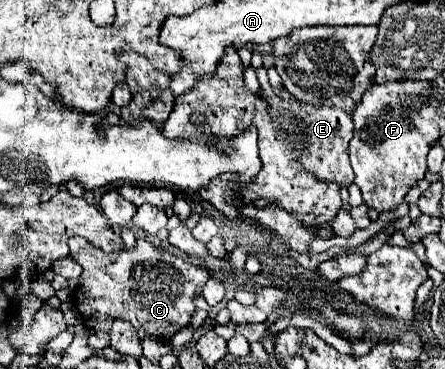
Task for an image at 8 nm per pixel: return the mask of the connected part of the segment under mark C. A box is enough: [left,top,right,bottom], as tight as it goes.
[68,237,210,339]

